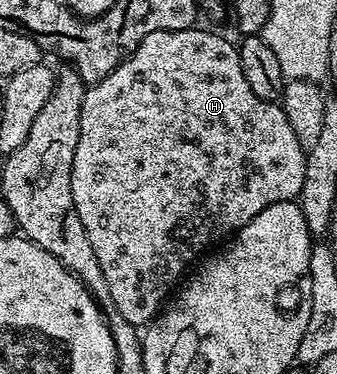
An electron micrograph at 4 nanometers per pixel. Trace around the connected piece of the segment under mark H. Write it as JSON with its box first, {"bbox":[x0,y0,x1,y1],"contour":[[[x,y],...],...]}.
{"bbox":[71,29,307,328],"contour":[[[197,29],[160,30],[151,32],[151,36],[143,36],[139,48],[126,62],[86,89],[79,120],[79,144],[75,148],[71,168],[71,196],[75,200],[75,212],[79,212],[79,220],[83,220],[83,232],[87,232],[91,248],[95,248],[95,260],[99,260],[99,268],[103,268],[103,280],[107,280],[112,309],[138,328],[157,317],[171,291],[182,281],[181,273],[190,269],[189,261],[204,246],[211,245],[216,238],[224,239],[243,229],[252,218],[259,216],[259,212],[263,212],[263,208],[294,201],[303,188],[307,150],[301,146],[291,125],[287,124],[285,109],[276,102],[259,100],[259,96],[251,92],[251,84],[247,84],[247,76],[243,76],[243,64],[239,64],[239,52],[234,43],[209,30]]]}

